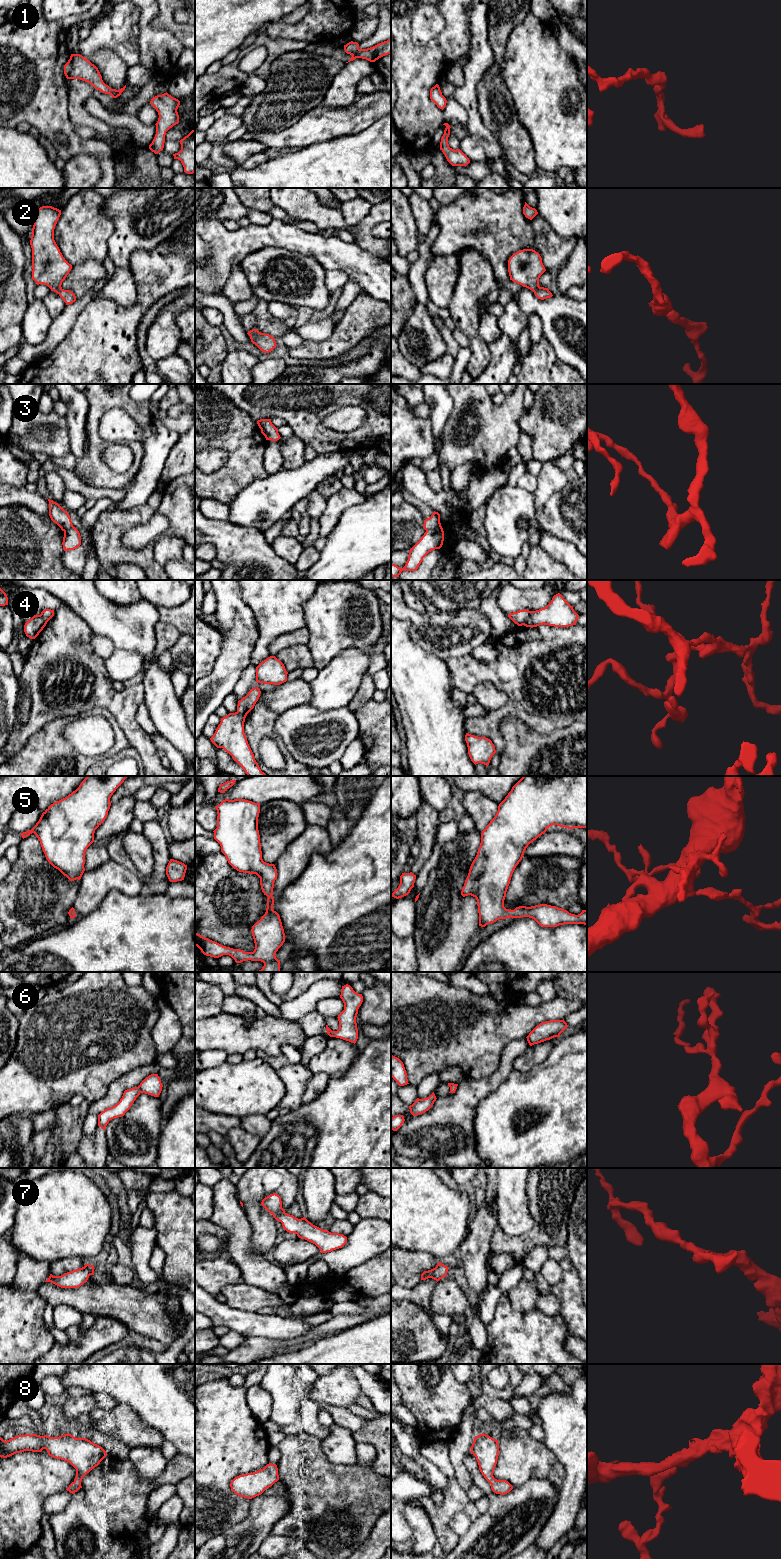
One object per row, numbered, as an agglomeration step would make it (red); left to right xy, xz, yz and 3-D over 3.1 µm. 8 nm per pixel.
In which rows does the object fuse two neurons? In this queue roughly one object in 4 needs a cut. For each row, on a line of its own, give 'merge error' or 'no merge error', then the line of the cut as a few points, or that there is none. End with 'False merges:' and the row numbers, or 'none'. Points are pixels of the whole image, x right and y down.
1: no merge error; cut none
2: no merge error; cut none
3: merge error; cut yz (440, 524), (426, 531)
4: merge error; cut yz (531, 611), (523, 624)
5: no merge error; cut none
6: no merge error; cut none
7: no merge error; cut none
8: no merge error; cut none
False merges: 3, 4

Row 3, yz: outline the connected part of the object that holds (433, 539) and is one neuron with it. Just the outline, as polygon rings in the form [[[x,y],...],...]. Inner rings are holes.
[[[442,526],[426,531],[421,539],[410,549],[408,560],[403,568],[391,563],[391,576],[399,577],[403,570],[417,571],[423,558],[432,550],[440,549],[444,541]]]

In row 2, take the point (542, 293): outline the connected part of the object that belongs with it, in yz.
[[[533,249],[520,250],[508,260],[510,280],[532,290],[541,300],[553,296],[548,288],[539,286],[539,278],[545,271],[540,254]]]

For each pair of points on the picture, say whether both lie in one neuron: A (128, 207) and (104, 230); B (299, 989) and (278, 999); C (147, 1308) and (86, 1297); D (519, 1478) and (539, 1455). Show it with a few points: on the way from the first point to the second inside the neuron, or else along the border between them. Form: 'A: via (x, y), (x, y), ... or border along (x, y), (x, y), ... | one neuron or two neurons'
A: border along (104, 199), (104, 214), (113, 224), (108, 244) | two neurons
B: via (294, 992), (283, 997) | one neuron
C: via (132, 1306), (124, 1302), (101, 1299) | one neuron
D: via (522, 1472), (533, 1461) | one neuron

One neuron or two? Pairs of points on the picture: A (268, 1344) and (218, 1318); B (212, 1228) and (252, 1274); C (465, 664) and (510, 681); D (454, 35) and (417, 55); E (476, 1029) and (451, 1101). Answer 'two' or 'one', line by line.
A: two
B: two
C: one
D: one
E: two

